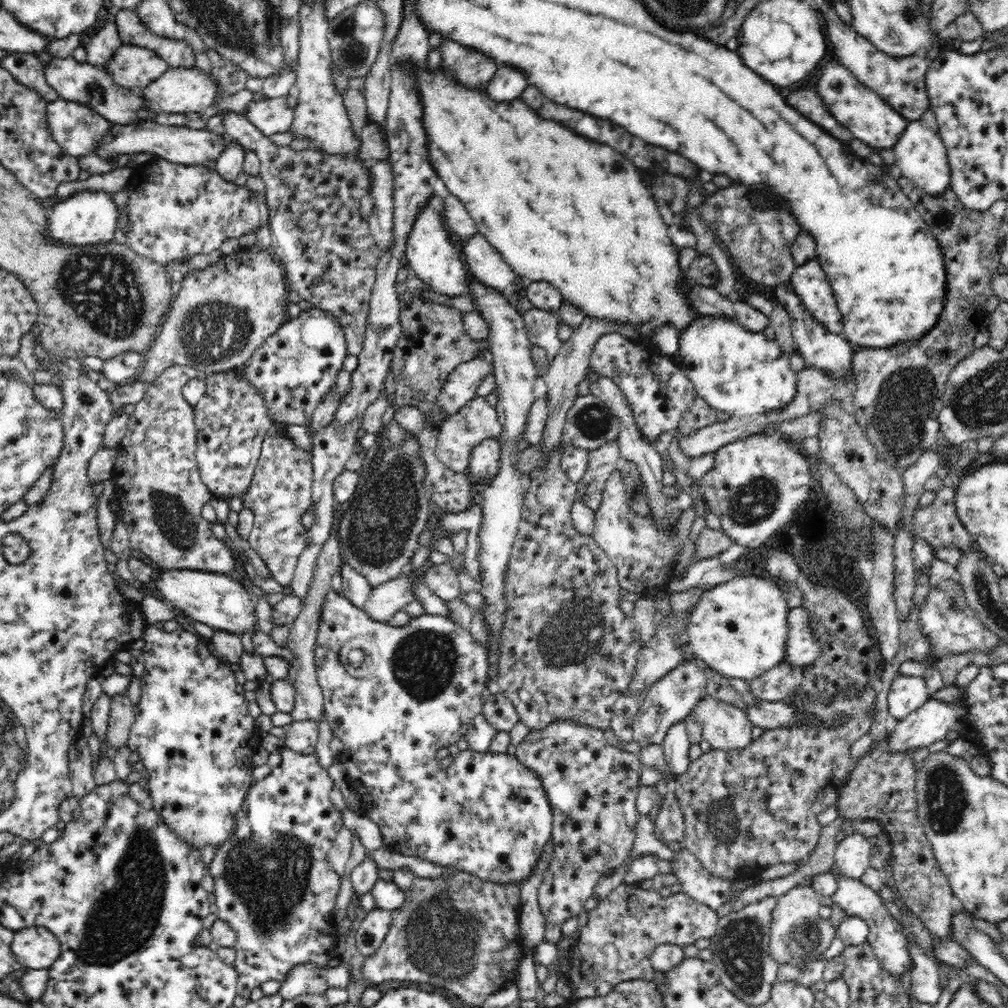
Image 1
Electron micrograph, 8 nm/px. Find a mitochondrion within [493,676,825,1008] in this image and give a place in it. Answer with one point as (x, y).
(741, 950)

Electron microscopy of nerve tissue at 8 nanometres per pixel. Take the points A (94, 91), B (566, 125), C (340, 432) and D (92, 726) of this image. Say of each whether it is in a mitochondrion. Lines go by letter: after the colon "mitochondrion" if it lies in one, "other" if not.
A: mitochondrion
B: other
C: mitochondrion
D: other

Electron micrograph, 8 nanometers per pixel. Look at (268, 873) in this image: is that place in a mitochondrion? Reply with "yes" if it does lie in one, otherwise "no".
yes

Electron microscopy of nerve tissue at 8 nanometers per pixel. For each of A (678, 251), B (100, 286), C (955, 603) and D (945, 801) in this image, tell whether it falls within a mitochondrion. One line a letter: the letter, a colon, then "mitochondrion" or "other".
A: other
B: mitochondrion
C: mitochondrion
D: mitochondrion

